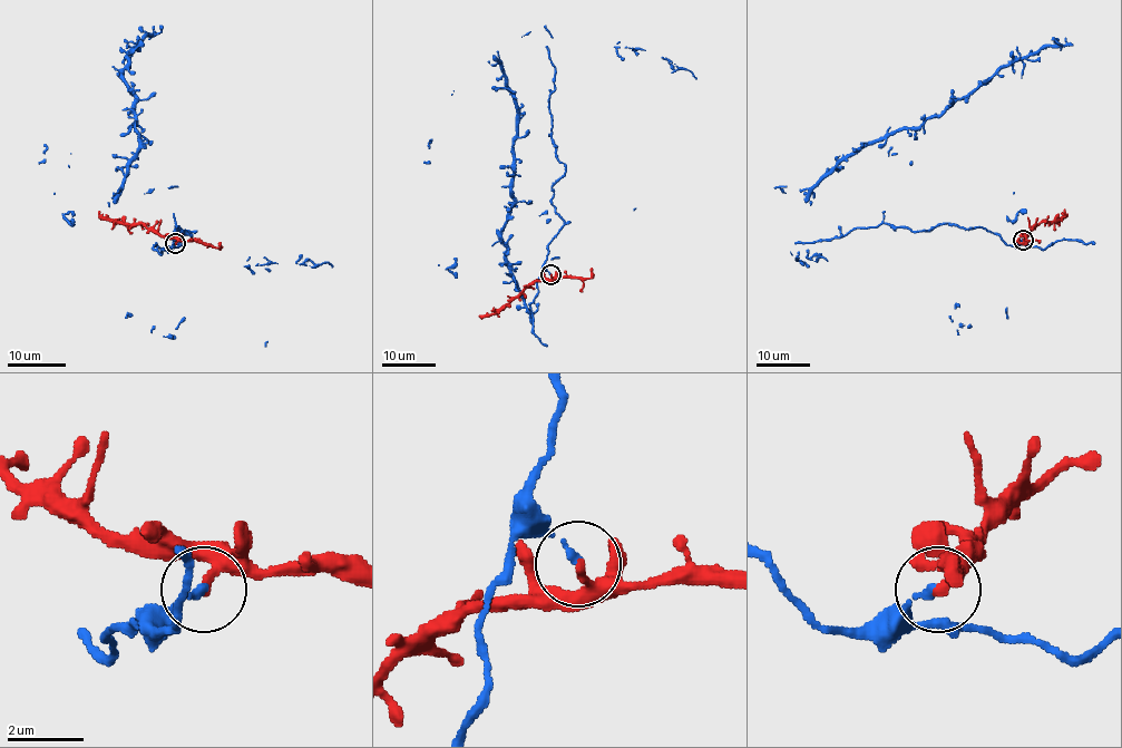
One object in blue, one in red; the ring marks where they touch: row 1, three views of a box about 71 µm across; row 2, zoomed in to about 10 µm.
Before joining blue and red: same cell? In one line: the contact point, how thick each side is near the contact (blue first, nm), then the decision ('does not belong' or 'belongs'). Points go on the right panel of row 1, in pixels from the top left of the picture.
place (1023, 240); calibres 180 and 240 nm; does not belong

